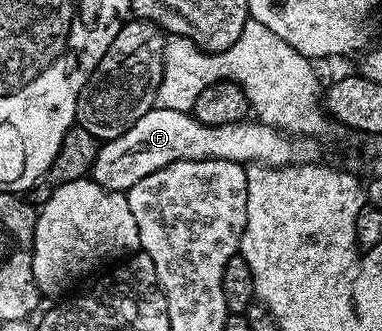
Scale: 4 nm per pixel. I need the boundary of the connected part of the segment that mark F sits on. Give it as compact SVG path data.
M156 105L149 113L145 113L145 117L141 117L141 121L121 133L121 137L100 142L89 175L105 190L125 193L130 187L137 185L137 181L149 177L149 173L157 173L157 169L165 169L165 165L173 165L182 159L224 159L244 165L263 163L267 167L290 167L292 163L302 163L308 158L306 145L308 146L306 142L258 121L244 121L233 125L205 125L197 121L194 114Z

